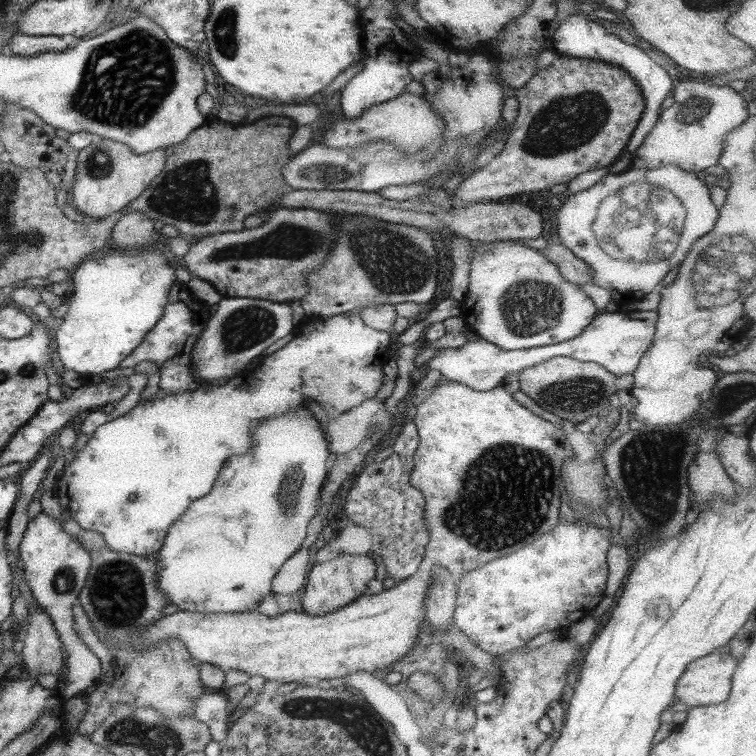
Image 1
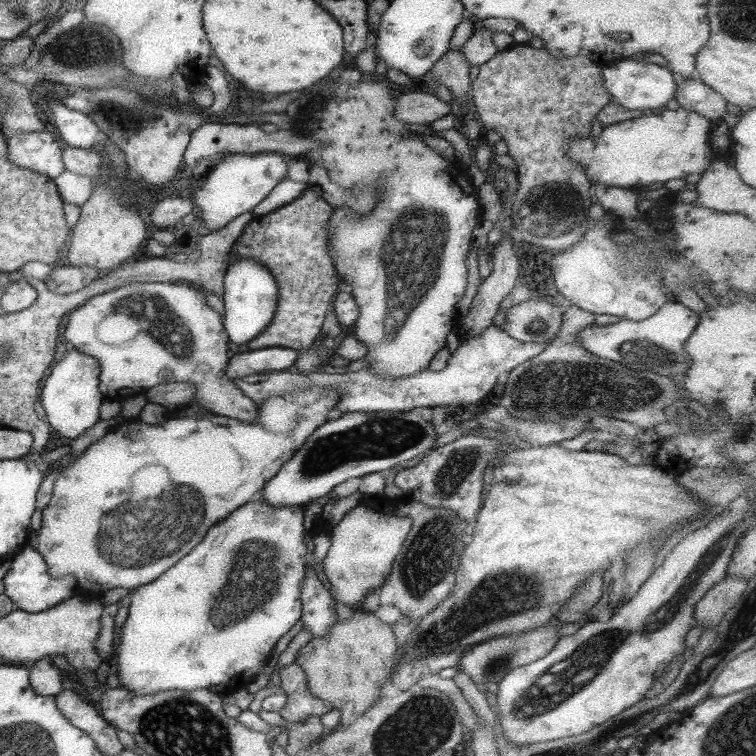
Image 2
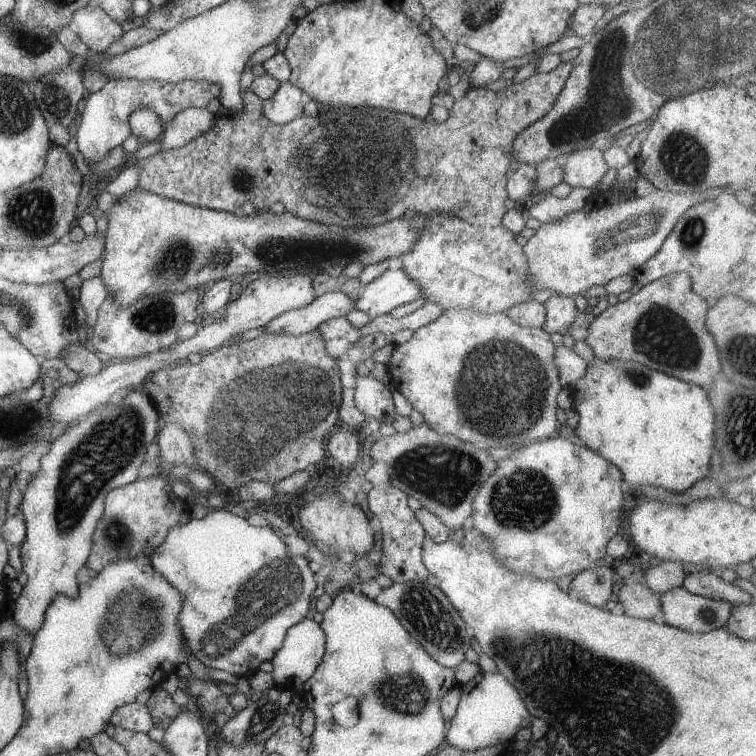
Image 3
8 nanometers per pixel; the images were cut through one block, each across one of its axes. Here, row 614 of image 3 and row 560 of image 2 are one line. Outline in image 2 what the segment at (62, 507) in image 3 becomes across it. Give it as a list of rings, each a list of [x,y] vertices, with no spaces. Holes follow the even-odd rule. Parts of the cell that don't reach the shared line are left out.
[[[29,544],[21,547],[15,556],[11,558],[12,568],[2,574],[4,594],[13,602],[16,609],[27,612],[44,612],[57,604],[68,600],[75,594],[77,582],[73,577],[67,576],[59,579],[51,579],[47,574],[47,566],[41,555]]]

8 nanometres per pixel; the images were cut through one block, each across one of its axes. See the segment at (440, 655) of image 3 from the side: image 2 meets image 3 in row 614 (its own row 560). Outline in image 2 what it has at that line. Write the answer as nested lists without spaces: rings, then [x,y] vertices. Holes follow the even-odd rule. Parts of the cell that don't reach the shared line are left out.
[[[409,502],[403,504],[395,510],[397,516],[409,517],[412,525],[405,543],[401,545],[393,565],[391,565],[391,573],[386,581],[379,586],[379,606],[394,607],[399,611],[400,615],[414,621],[419,621],[424,616],[429,615],[449,593],[455,584],[455,571],[459,568],[459,559],[465,544],[461,542],[463,534],[469,531],[471,522],[465,522],[458,519],[458,516],[448,508],[428,507],[420,502]]]

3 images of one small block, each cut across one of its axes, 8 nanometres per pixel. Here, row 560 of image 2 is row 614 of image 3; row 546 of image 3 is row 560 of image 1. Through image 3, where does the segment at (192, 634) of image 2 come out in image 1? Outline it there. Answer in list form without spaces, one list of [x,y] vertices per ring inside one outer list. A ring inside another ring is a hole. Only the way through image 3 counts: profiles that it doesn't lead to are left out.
[[[308,410],[286,412],[283,416],[281,416],[281,414],[270,416],[270,418],[266,418],[266,420],[260,422],[260,424],[252,430],[251,440],[252,447],[250,450],[245,454],[236,454],[230,459],[228,458],[227,462],[220,468],[211,490],[200,499],[189,503],[184,513],[179,516],[177,520],[174,520],[174,523],[171,524],[171,527],[167,530],[167,536],[165,536],[163,546],[156,552],[156,586],[161,588],[161,593],[167,597],[169,605],[173,604],[173,606],[177,607],[177,611],[199,613],[201,615],[205,615],[209,612],[211,612],[211,614],[216,614],[217,612],[231,612],[231,614],[234,614],[257,607],[261,597],[272,595],[269,582],[277,575],[283,562],[285,562],[289,556],[299,551],[301,543],[307,537],[307,524],[309,524],[309,520],[316,514],[317,498],[324,484],[324,479],[326,478],[325,460],[327,460],[327,456],[329,456],[330,453],[328,443],[324,440],[324,435],[321,432],[318,422]]]

